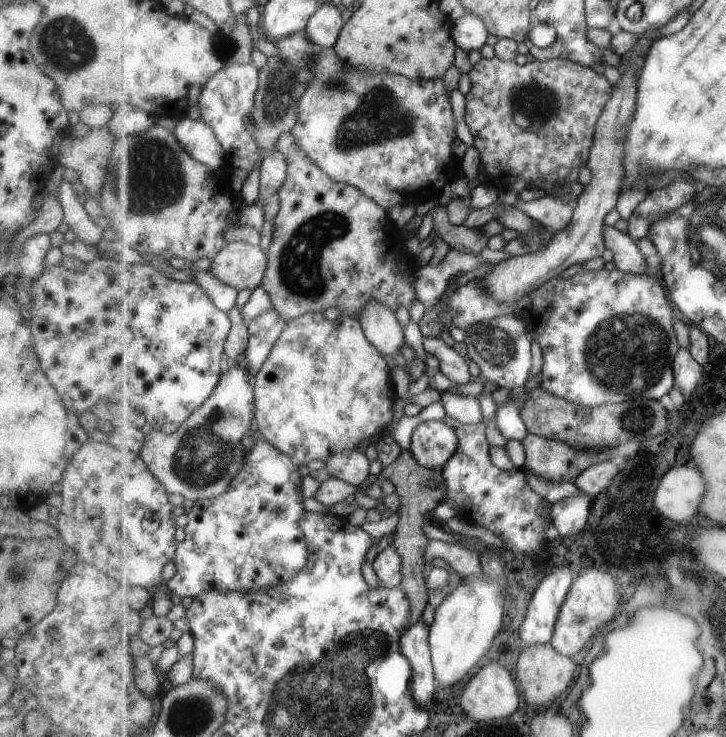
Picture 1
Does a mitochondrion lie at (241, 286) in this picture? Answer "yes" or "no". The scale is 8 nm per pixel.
no

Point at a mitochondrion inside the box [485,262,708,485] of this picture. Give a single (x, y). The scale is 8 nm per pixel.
(627, 353)

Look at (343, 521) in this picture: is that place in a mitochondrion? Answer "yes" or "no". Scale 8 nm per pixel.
no

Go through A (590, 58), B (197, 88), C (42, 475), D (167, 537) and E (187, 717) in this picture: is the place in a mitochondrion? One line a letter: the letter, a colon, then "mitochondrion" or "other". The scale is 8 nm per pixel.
A: other
B: other
C: other
D: other
E: mitochondrion

